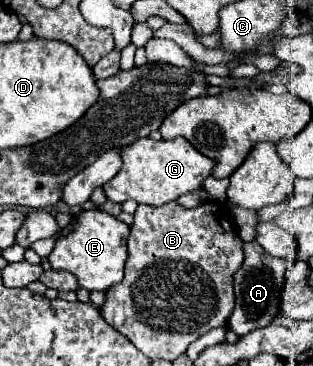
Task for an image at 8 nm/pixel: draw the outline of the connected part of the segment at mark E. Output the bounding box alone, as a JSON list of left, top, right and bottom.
[47,210,129,290]

